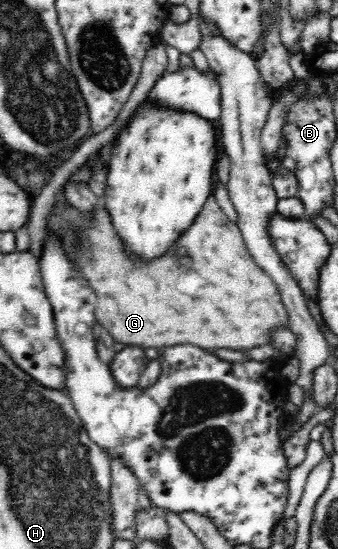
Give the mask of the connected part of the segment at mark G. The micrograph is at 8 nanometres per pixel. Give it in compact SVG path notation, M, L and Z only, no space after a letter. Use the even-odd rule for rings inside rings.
M214 196L208 197L206 203L204 203L204 207L202 207L200 211L200 215L196 217L196 221L193 221L192 225L190 225L188 229L186 229L184 233L180 235L180 239L178 239L179 241L169 250L169 253L167 255L164 255L162 258L159 258L158 261L146 262L146 263L142 263L142 265L134 265L134 263L130 263L130 261L126 259L126 255L122 253L122 245L120 245L120 243L122 242L120 242L118 233L115 232L114 225L111 224L111 220L109 215L107 214L107 210L105 209L105 207L102 206L102 204L98 205L98 208L96 209L96 213L90 213L90 214L80 213L79 210L74 209L72 205L72 209L68 211L68 215L64 215L64 217L62 217L60 221L56 221L56 225L58 225L58 227L62 227L62 235L60 235L60 240L61 240L61 237L64 237L64 241L66 241L66 245L68 245L68 251L70 251L70 253L72 253L72 255L74 255L74 257L78 259L78 263L76 264L80 266L81 275L84 276L84 279L88 280L88 283L90 284L90 286L92 286L93 291L96 292L97 304L95 307L95 320L98 320L98 322L100 322L100 324L102 324L102 326L104 326L104 328L106 328L109 331L109 333L113 336L113 340L116 343L123 343L126 346L138 345L140 349L144 349L144 350L148 348L152 349L152 347L154 349L158 349L160 347L166 348L173 345L190 344L190 345L196 345L197 348L202 348L202 349L205 349L206 351L212 351L215 349L234 349L234 351L243 352L243 351L248 351L248 349L256 349L256 347L262 347L262 345L270 345L270 343L272 343L272 340L268 340L268 337L272 337L272 329L276 329L277 326L286 326L290 328L290 325L288 325L288 321L289 321L288 308L286 308L286 306L284 305L284 302L282 301L282 294L280 294L281 291L280 291L280 288L278 287L278 284L276 284L276 280L274 280L274 278L272 278L272 276L270 276L270 274L268 274L268 272L266 272L266 270L264 270L264 268L262 268L262 266L260 266L260 264L258 264L258 262L254 260L254 257L251 255L251 252L248 250L247 242L244 240L244 236L242 236L242 232L240 231L240 228L238 227L237 224L234 224L230 222L230 220L228 220L228 216L226 216L226 213L224 213L224 211L220 208L220 205L218 205Z

